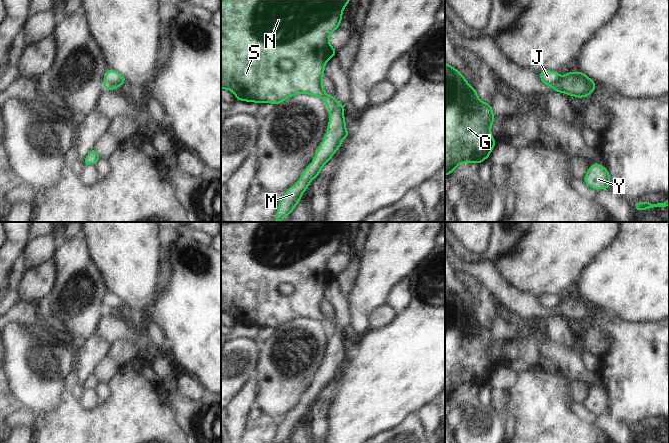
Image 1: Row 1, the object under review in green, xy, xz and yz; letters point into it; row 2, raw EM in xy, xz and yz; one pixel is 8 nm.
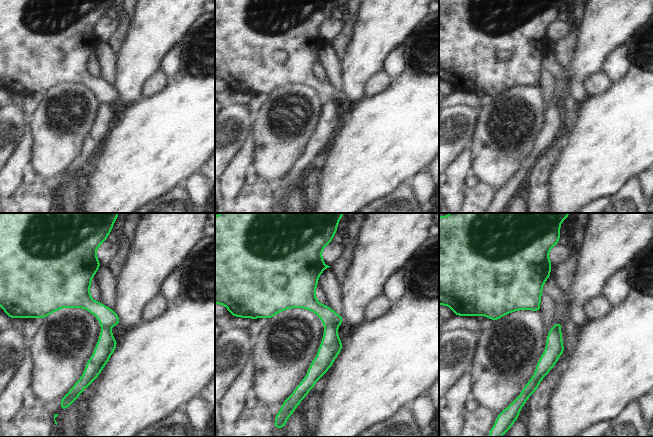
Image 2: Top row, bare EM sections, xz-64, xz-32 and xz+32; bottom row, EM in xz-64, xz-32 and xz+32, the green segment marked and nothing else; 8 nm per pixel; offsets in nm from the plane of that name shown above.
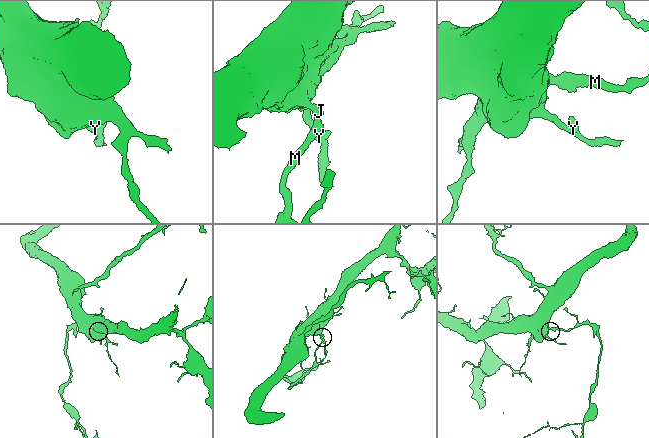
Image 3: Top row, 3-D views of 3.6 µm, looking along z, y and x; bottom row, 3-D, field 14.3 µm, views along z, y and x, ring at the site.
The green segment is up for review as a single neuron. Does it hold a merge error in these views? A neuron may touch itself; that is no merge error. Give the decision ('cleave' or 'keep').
cleave

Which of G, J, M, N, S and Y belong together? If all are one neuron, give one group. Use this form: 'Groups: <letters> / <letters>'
Groups: G J N S Y / M

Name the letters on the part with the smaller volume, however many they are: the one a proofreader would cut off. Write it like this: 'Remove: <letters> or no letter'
Remove: M

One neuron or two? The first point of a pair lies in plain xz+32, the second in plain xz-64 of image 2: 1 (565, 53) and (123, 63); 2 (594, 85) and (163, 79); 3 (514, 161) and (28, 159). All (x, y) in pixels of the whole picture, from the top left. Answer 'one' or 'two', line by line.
1: two
2: one
3: two

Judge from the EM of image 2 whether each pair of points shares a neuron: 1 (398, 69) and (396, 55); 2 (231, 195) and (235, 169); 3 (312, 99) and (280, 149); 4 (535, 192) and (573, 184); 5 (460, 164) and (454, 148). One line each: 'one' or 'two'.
1: one
2: one
3: one
4: two
5: two

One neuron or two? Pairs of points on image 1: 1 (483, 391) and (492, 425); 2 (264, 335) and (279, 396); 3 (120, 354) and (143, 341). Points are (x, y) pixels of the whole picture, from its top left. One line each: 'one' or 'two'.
1: two
2: two
3: two

